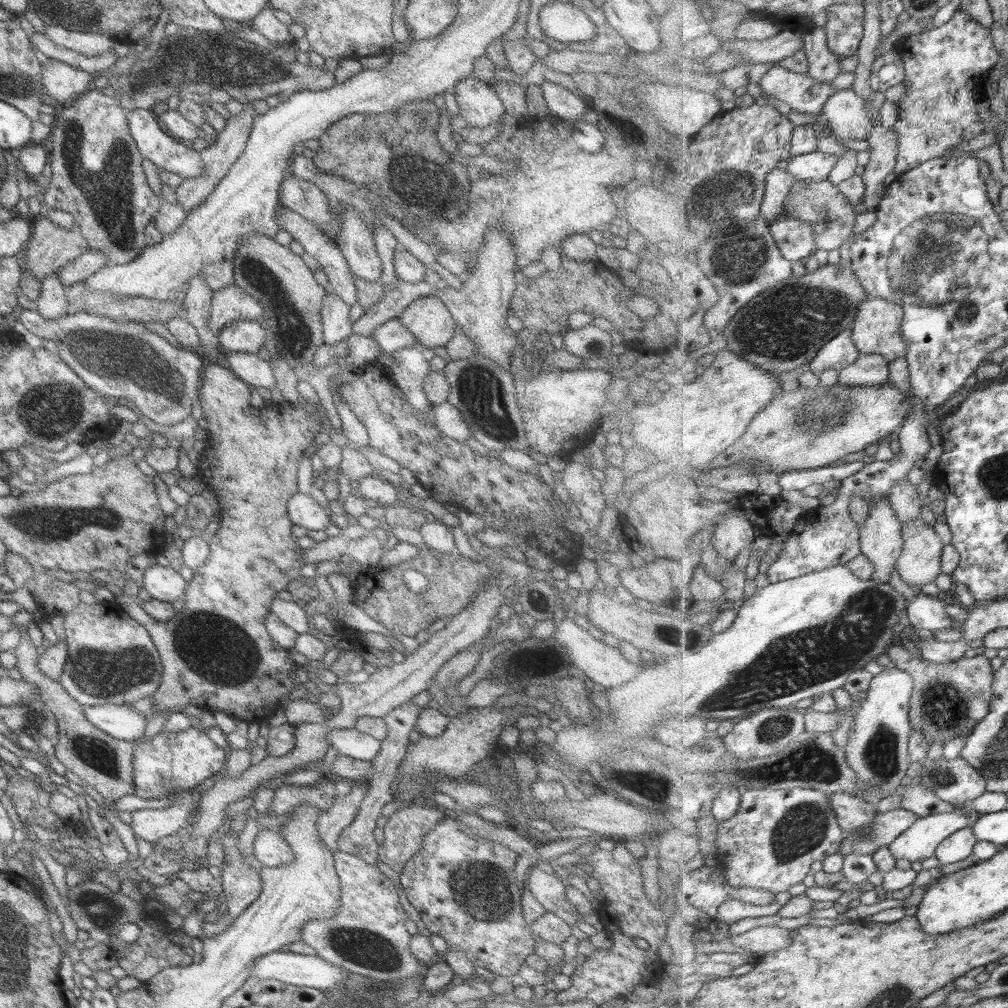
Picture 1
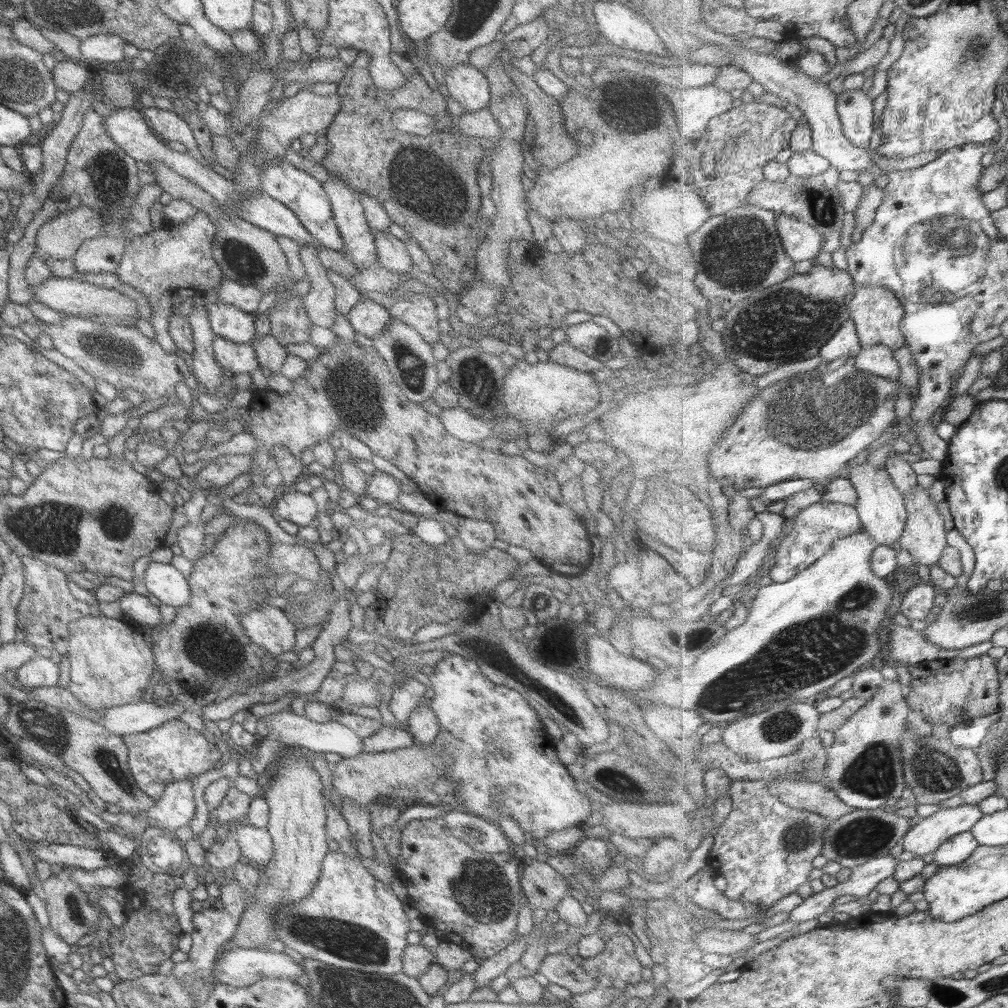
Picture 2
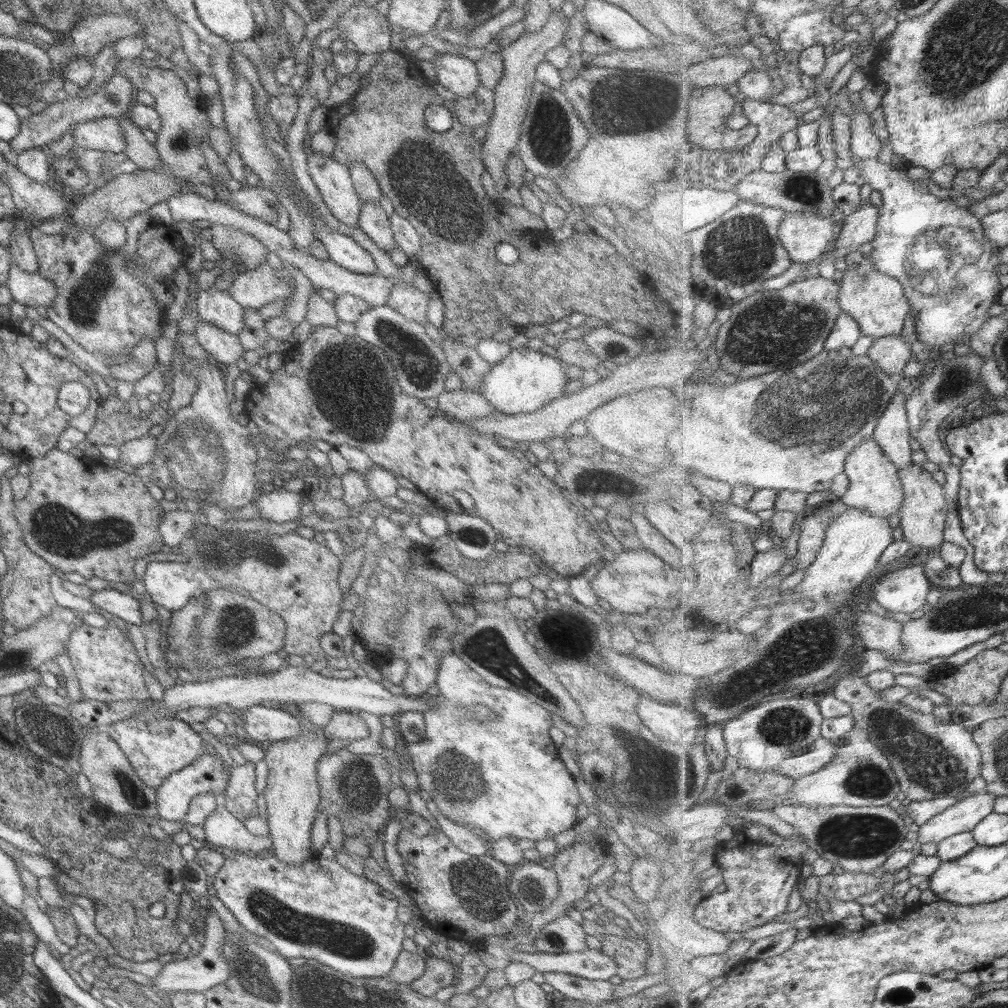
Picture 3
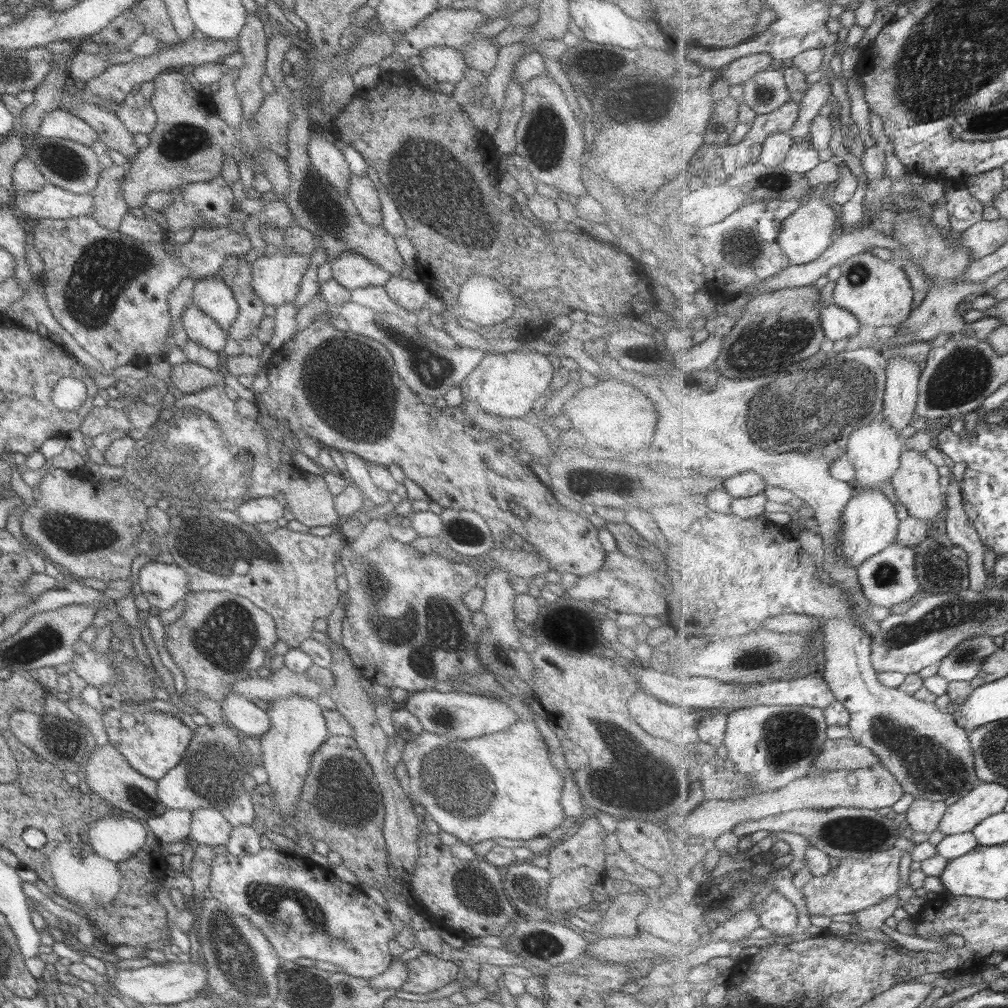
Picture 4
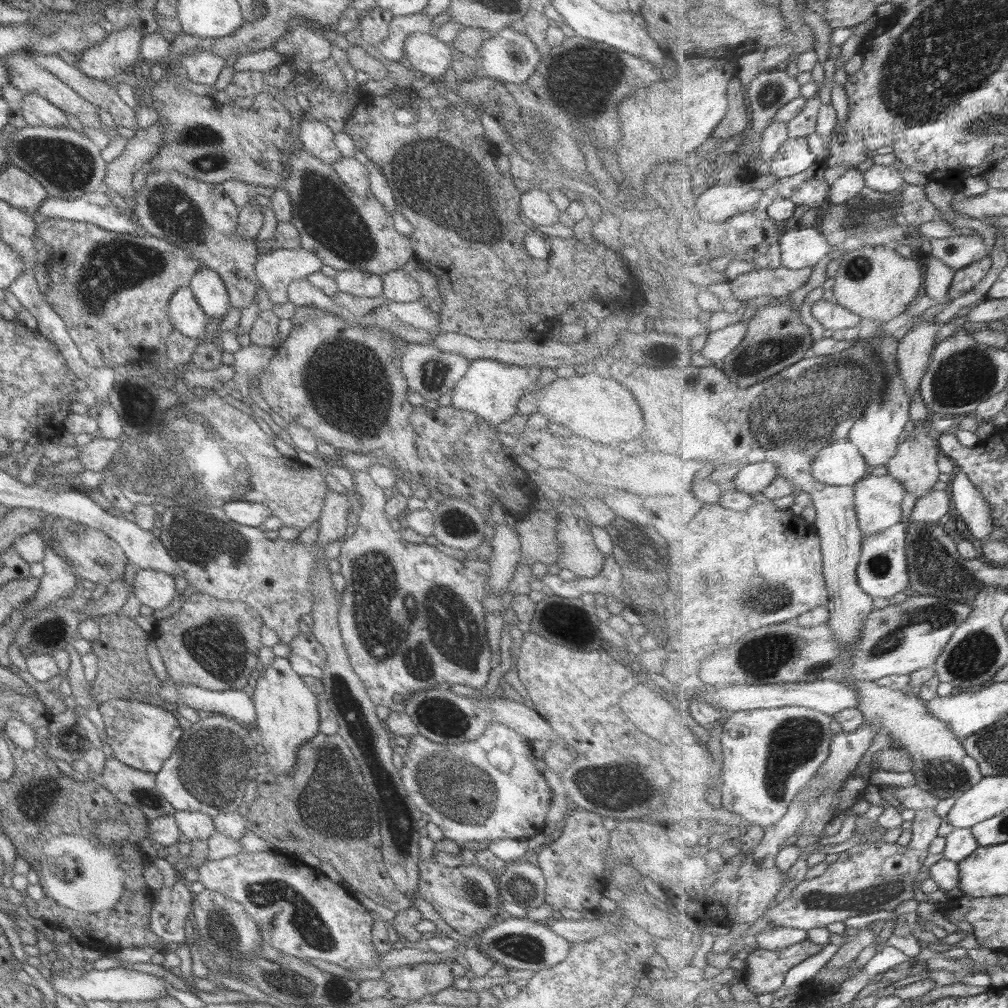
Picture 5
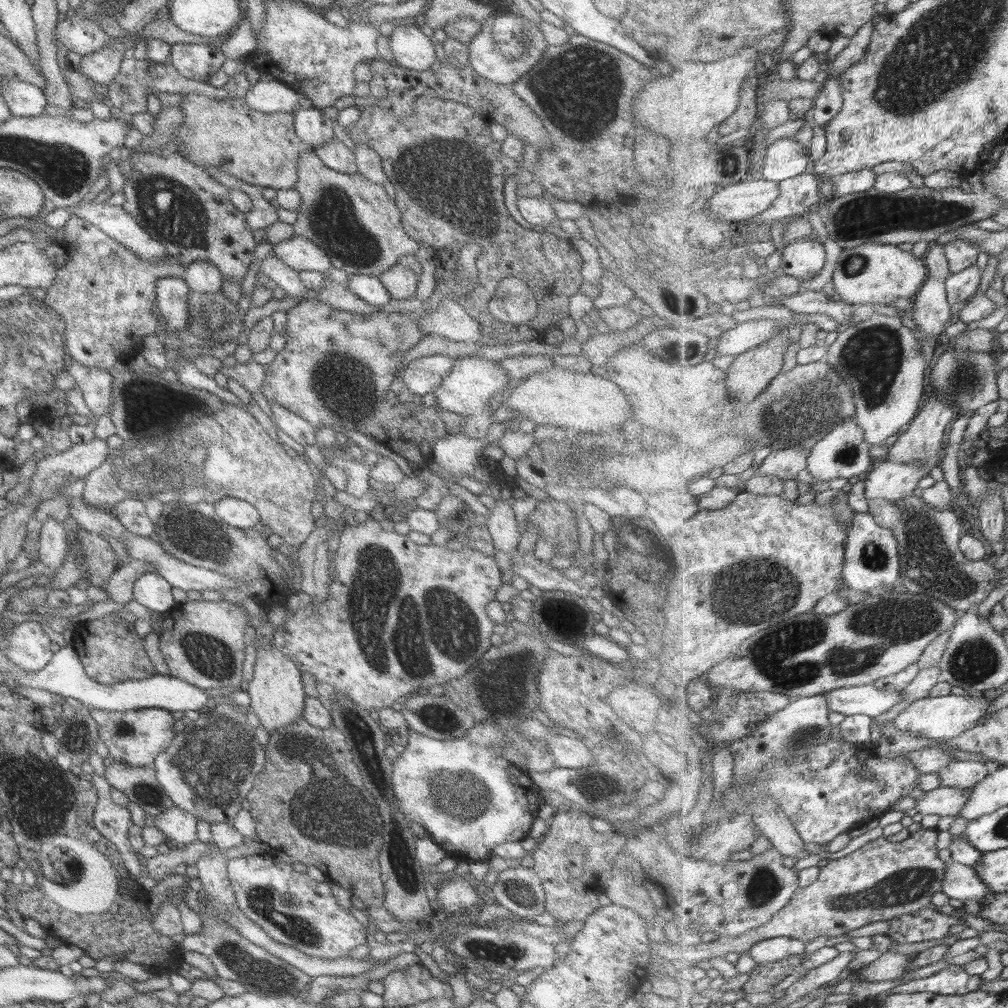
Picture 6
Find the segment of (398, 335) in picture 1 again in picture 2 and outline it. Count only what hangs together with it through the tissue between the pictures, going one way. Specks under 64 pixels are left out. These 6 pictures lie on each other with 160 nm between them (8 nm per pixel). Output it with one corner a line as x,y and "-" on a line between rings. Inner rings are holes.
361,297
345,318
355,333
371,339
385,331
390,317
380,304

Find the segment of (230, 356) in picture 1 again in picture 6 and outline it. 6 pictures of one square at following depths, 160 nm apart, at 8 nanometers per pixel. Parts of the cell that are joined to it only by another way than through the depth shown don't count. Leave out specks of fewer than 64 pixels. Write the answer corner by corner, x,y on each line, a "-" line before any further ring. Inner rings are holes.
168,276
156,280
155,306
165,322
167,332
183,331
187,327
188,286
183,279

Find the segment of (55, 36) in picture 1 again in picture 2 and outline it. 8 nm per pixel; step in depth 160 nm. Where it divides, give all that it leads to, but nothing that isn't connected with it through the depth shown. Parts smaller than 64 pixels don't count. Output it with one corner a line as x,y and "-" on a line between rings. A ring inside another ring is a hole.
91,35
79,39
79,54
82,62
98,66
102,63
123,61
123,45
126,42
115,35

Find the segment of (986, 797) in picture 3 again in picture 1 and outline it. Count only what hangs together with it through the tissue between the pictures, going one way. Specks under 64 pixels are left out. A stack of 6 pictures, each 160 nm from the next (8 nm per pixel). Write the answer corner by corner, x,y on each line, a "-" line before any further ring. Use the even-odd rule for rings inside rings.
959,813
921,817
909,831
889,845
888,849
896,860
921,862
934,856
947,838
967,827
971,827
971,819

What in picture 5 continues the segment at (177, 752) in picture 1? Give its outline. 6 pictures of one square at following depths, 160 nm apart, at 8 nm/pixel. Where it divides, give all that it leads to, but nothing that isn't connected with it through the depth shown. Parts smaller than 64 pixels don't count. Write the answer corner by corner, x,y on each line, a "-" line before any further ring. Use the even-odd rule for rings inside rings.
111,699
98,703
97,710
103,721
104,734
112,756
135,770
152,775
171,754
183,731
169,711
144,702

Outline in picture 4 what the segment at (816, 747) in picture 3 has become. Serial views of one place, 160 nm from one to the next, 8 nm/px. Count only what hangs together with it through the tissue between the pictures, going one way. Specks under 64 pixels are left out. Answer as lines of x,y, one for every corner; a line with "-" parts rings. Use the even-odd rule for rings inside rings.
852,736
840,739
827,737
813,768
829,771
855,770
879,764
880,758
870,748
857,744

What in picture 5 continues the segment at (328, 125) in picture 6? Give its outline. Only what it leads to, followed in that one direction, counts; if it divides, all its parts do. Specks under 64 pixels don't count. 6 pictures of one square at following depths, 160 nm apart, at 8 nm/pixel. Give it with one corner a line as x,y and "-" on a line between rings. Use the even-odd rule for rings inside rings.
303,114
298,127
298,140
303,152
309,153
313,158
319,158
327,166
332,166
340,159
340,152
333,143
333,132
326,124

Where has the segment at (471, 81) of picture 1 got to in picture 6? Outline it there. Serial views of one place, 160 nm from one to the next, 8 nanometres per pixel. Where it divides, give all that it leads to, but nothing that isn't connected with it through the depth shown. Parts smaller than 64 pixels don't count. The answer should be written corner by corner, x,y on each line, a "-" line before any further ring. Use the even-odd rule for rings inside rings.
398,24
387,37
394,63
401,69
425,71
434,64
435,52
430,37
421,33
419,26

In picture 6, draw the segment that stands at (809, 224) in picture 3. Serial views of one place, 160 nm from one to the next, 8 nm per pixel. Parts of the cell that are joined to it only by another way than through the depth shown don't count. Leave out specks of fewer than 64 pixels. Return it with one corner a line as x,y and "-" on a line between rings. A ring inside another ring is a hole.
807,235
790,241
784,247
783,253
781,271
796,277
800,282
811,279
813,274
821,272
827,262
825,246

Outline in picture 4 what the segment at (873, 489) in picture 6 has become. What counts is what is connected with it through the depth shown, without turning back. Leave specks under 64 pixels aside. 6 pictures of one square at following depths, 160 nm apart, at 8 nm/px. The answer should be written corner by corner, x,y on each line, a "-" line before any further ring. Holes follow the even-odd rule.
879,488
861,492
856,491
842,514
840,546
846,564
857,566
858,569
863,562
894,545
899,535
898,528
901,523
902,521
897,516
897,508

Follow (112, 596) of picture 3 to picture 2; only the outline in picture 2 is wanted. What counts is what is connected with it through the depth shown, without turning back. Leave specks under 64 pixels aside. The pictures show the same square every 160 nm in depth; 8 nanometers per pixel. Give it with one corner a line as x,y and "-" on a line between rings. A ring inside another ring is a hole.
135,592
127,593
119,601
115,601
115,604
119,606
123,616
141,626
150,627
162,622
156,603
148,596
138,595

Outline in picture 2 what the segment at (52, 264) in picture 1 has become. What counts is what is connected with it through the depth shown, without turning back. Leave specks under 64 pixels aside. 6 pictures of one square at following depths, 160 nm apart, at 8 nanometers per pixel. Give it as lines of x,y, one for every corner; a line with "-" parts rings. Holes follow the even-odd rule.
80,204
78,207
57,213
37,229
35,253
41,261
70,259
78,246
102,232
104,222
93,210

